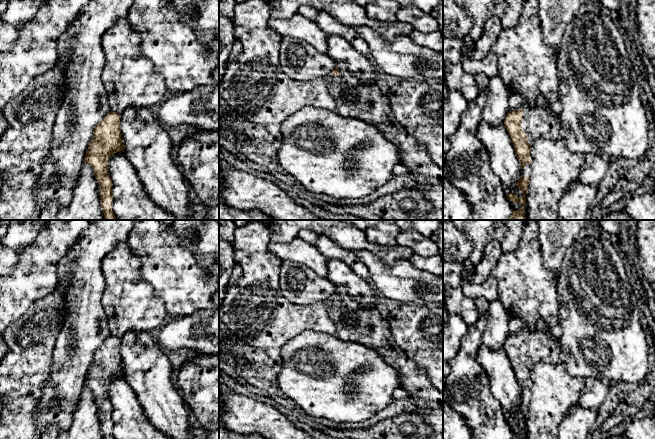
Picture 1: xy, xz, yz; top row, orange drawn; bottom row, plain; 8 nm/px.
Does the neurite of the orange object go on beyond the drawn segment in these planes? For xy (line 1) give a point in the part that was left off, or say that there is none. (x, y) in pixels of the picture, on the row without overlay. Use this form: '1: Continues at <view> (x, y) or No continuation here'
1: No continuation here

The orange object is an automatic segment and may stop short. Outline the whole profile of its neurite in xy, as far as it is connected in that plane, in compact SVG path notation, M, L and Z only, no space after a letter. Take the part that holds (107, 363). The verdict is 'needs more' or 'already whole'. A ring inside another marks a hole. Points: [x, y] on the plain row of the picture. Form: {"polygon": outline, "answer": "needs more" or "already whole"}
{"polygon": "M111 334L96 349L83 384L94 394L95 402L100 410L100 426L104 439L114 439L111 432L114 423L112 404L107 392L108 385L114 377L124 376L125 373L120 355L120 342L120 338Z", "answer": "already whole"}

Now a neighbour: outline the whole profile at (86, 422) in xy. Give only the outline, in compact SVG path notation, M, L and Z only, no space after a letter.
M83 386L72 423L59 432L58 439L104 439L99 413L93 392Z

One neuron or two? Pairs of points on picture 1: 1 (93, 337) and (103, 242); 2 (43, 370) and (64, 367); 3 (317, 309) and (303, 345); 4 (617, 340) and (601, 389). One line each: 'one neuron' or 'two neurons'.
1: one neuron
2: two neurons
3: two neurons
4: two neurons

